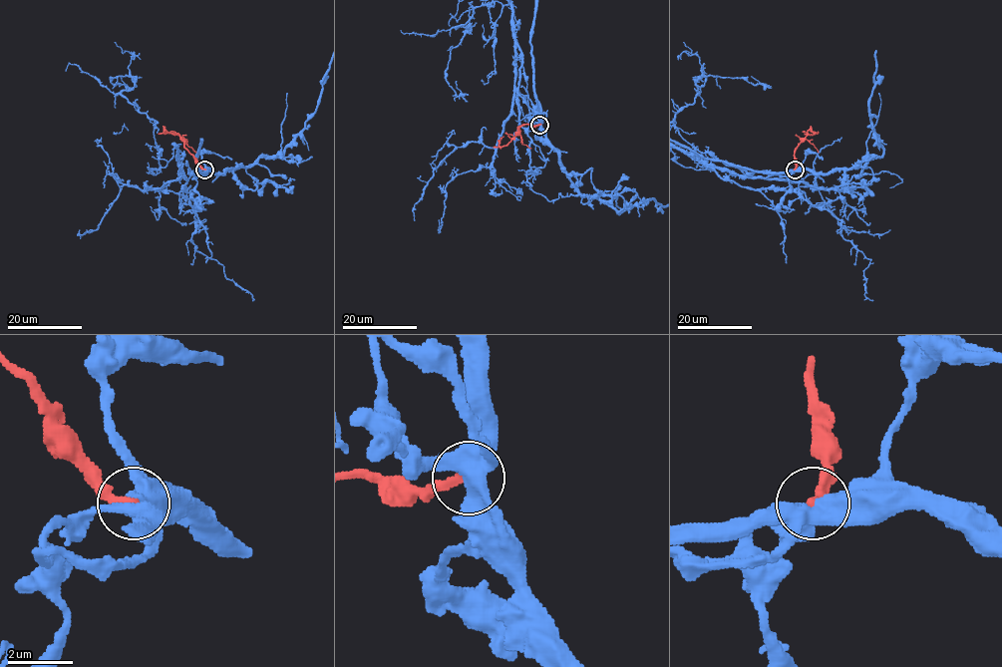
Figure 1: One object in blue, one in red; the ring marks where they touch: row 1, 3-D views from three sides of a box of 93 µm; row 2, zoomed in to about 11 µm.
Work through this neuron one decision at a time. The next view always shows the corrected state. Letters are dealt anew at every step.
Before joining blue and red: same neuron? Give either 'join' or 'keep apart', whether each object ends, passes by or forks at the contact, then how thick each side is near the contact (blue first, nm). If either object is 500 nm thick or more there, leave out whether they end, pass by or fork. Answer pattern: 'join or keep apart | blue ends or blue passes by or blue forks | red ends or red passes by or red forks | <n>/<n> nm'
join | blue forks | red ends | 480/260 nm

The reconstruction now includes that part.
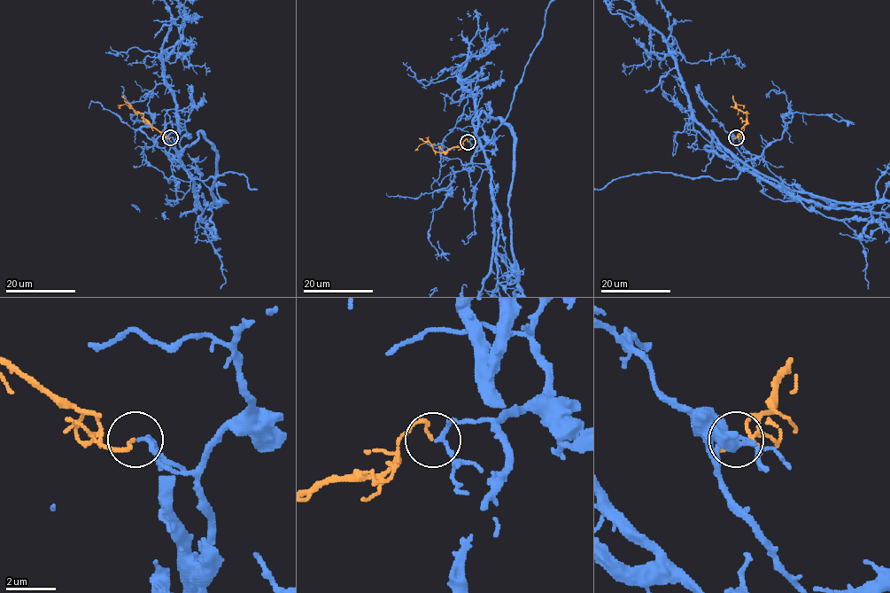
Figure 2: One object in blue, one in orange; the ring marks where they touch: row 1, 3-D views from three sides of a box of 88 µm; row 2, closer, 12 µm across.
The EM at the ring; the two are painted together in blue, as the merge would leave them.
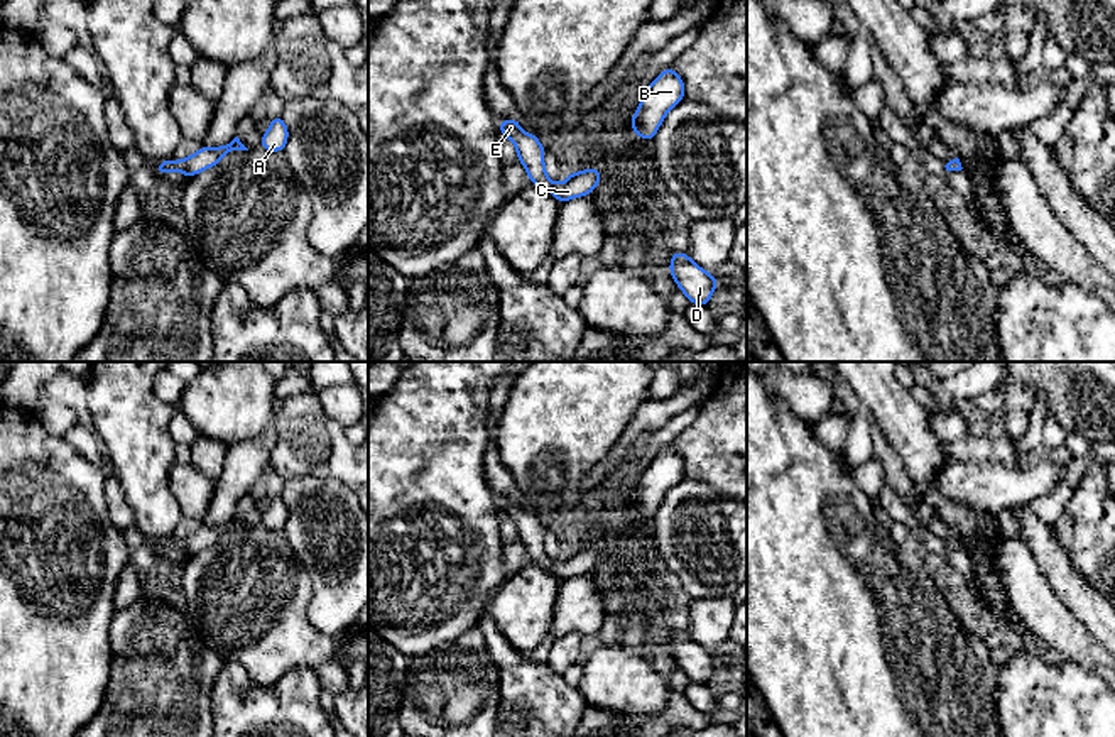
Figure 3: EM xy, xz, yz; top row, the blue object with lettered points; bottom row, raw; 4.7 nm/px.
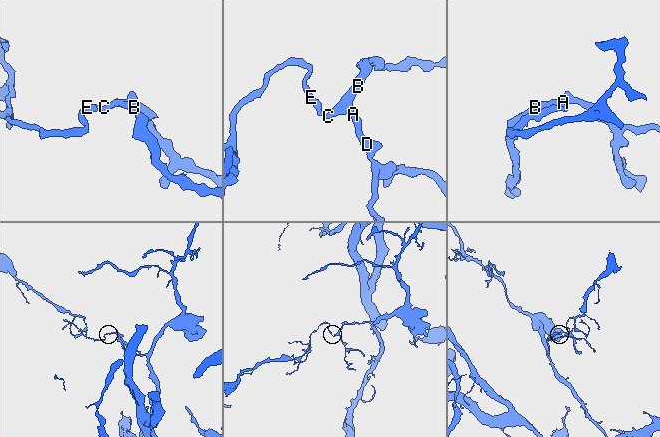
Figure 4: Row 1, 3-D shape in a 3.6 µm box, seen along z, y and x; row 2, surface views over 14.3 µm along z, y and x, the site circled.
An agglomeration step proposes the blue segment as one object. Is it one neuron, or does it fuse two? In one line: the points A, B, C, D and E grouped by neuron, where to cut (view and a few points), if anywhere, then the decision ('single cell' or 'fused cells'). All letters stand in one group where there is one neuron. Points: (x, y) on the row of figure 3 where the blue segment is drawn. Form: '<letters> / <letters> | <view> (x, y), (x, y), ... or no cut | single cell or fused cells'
A B C D E | no cut | single cell

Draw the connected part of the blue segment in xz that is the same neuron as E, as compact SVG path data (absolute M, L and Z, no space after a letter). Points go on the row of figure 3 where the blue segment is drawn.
M519 118L507 122L497 120L503 137L509 137L517 149L517 161L527 169L530 184L547 189L559 203L578 196L588 196L601 181L601 171L590 167L579 172L569 172L563 184L556 184L547 177L544 169L546 149L541 145L536 134L525 134Z

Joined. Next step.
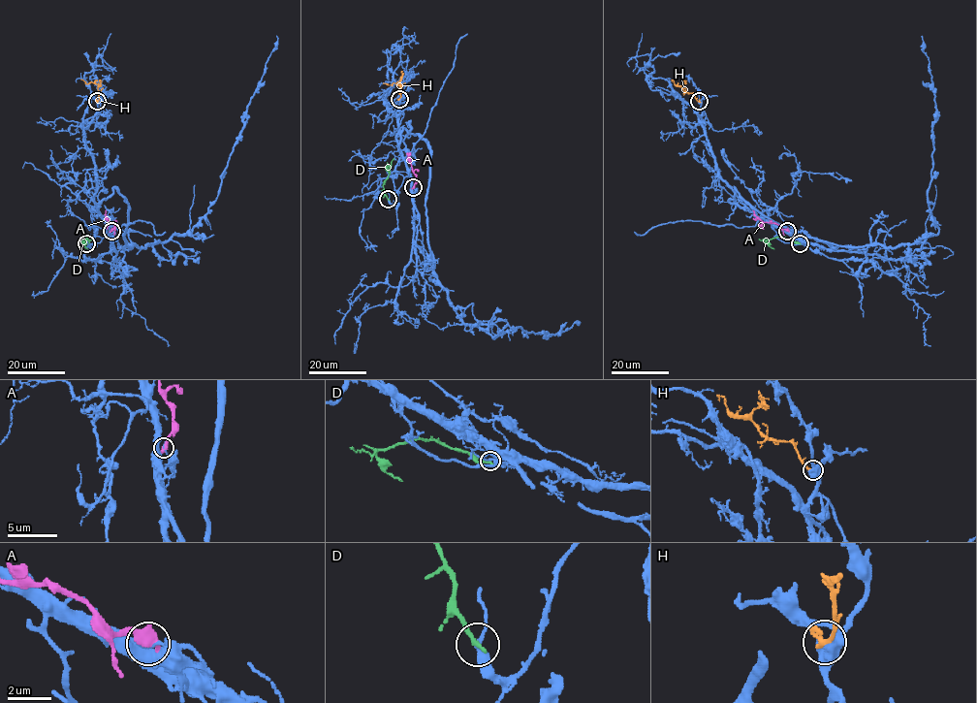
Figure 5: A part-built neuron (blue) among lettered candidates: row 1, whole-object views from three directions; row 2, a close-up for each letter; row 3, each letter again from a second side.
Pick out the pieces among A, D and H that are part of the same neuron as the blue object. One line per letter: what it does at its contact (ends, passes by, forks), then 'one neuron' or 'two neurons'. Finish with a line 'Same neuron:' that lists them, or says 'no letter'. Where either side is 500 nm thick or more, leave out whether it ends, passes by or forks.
A: two neurons
D: it ends | two neurons
H: it ends | two neurons
Same neuron: no letter

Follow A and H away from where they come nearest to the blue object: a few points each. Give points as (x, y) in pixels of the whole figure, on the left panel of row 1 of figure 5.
A: (110, 231), (113, 224), (106, 219), (106, 209)
H: (97, 102), (97, 85), (86, 83), (80, 79)

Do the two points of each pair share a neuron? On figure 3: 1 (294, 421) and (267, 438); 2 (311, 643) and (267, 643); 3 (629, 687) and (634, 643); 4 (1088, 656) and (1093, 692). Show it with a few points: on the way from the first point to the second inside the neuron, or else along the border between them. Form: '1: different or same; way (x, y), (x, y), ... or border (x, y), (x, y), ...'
1: different; border (272, 425), (274, 445), (267, 465)
2: same; way (301, 643), (277, 643)
3: different; border (617, 643), (647, 660)
4: different; border (1053, 656), (1070, 660), (1097, 676)

